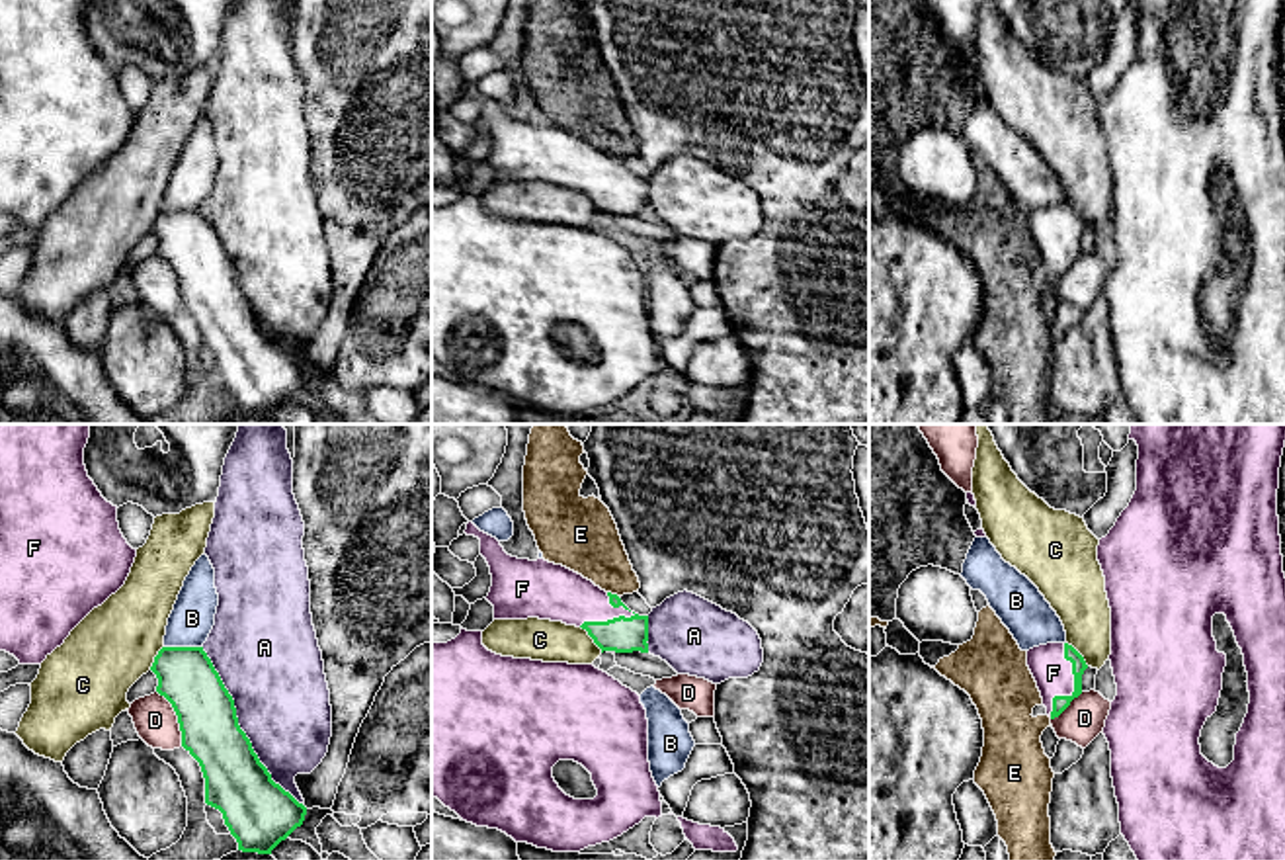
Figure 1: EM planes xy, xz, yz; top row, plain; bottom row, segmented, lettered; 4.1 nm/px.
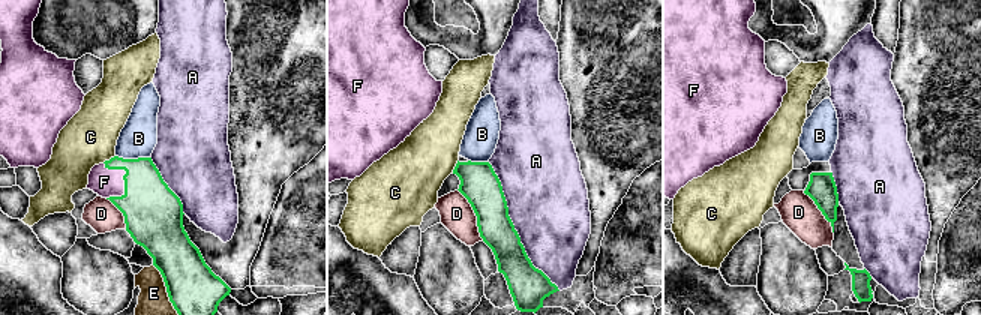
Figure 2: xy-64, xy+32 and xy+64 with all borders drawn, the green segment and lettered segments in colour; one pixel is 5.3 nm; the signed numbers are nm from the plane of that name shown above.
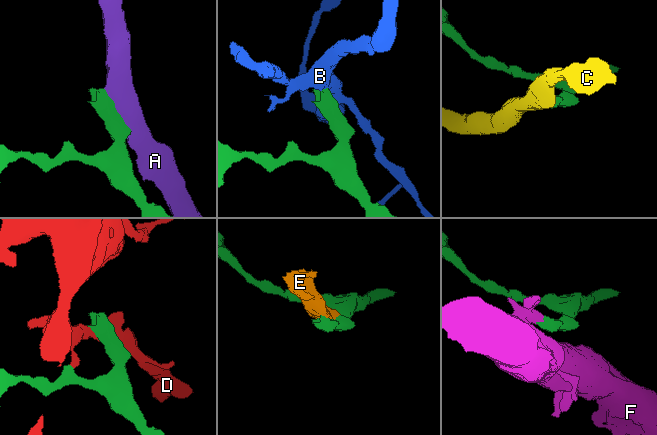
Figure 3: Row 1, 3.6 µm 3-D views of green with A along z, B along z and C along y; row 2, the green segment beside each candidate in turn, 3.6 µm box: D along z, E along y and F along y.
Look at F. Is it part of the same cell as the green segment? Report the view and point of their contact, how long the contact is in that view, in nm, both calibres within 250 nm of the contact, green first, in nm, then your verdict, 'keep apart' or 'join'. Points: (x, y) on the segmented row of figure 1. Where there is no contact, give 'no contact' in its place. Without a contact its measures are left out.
yz (1075, 687) | 320 nm | 60/160 nm | join

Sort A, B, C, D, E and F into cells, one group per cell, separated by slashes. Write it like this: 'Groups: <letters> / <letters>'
Groups: A / B / C / D / E / F

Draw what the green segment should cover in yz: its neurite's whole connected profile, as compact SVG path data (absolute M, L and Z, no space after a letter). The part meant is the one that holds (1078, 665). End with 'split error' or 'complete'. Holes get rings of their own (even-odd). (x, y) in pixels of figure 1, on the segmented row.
M1047 643L1027 651L1027 666L1051 719L1082 694L1084 657L1068 643Z; split error

